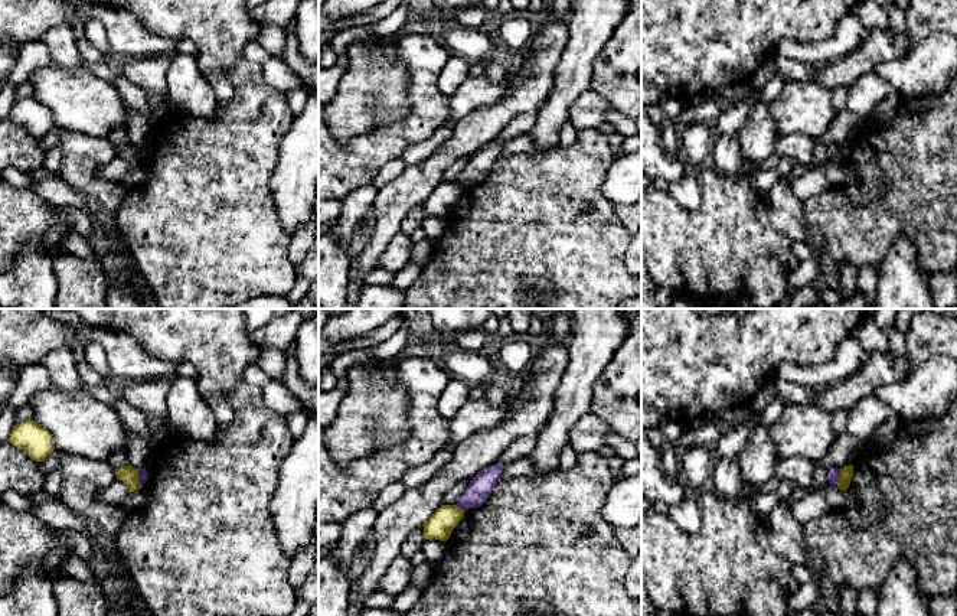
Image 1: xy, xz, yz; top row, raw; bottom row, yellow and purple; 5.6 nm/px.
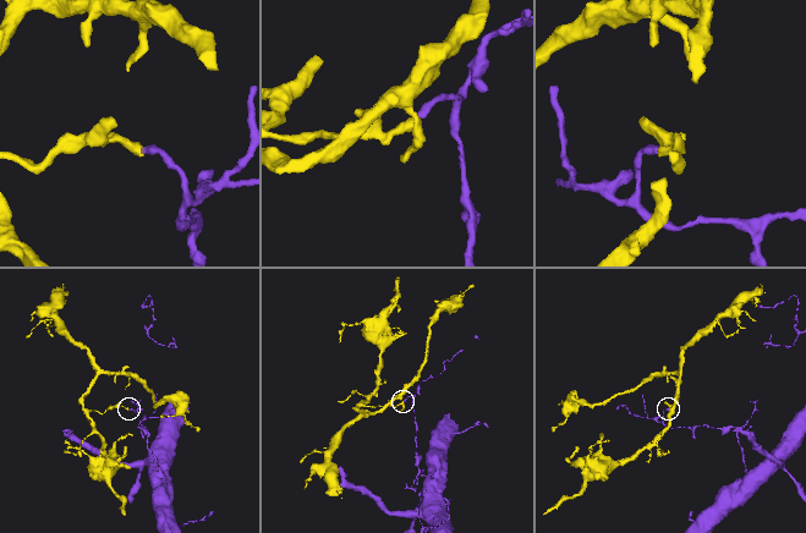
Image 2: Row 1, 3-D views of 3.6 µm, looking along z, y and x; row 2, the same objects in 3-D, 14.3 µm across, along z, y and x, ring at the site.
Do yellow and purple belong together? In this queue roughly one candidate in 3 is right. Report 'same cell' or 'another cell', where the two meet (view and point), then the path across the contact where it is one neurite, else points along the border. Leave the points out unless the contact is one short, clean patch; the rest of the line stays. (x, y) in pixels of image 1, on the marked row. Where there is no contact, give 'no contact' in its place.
another cell; contact yz (840, 476); border yz (840, 469), (840, 479), (836, 484)

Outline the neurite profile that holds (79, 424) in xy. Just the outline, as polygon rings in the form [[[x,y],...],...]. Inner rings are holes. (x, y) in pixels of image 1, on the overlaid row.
[[[48,388],[30,397],[32,420],[45,427],[53,440],[55,449],[84,459],[108,460],[110,454],[124,452],[127,428],[110,404],[104,404],[85,391],[61,391]]]

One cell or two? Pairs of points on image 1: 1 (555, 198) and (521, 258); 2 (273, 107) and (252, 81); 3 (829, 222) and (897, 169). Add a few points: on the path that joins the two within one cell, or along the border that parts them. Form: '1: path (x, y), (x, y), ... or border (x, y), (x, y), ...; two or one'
1: path (545, 212), (538, 225), (535, 244); one
2: path (267, 101), (252, 87); one
3: path (846, 211), (861, 202), (879, 183); one

